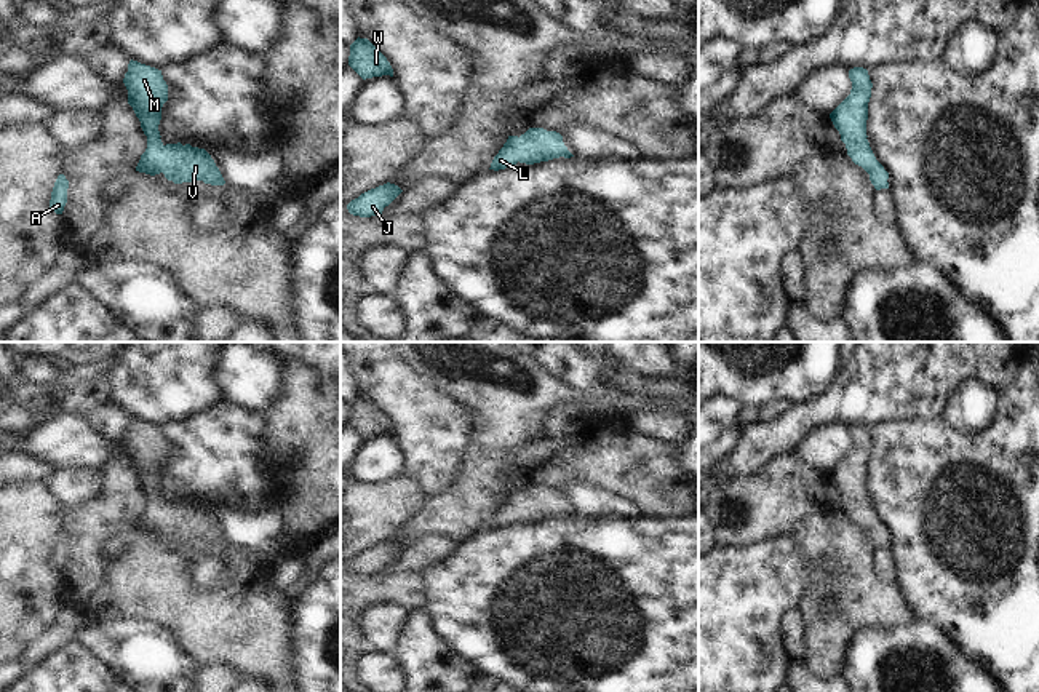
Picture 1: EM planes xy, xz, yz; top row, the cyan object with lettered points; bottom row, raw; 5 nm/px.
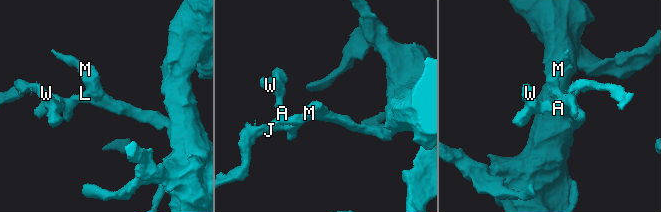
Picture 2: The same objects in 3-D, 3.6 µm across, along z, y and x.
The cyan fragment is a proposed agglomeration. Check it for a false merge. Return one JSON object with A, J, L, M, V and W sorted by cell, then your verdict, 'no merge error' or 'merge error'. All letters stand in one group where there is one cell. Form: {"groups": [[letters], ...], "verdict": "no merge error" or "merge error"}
{"groups": [["A", "J", "L", "M", "V", "W"]], "verdict": "no merge error"}

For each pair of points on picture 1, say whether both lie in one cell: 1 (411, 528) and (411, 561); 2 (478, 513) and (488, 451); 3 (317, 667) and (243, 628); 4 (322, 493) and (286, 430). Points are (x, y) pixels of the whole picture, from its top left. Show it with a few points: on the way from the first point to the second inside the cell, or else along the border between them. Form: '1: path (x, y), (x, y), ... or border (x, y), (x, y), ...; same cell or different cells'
1: border (448, 536), (422, 534), (403, 548); different cells
2: path (478, 497), (483, 467); same cell
3: border (291, 616), (291, 668), (288, 675); different cells
4: path (322, 477), (322, 465), (302, 446); same cell

